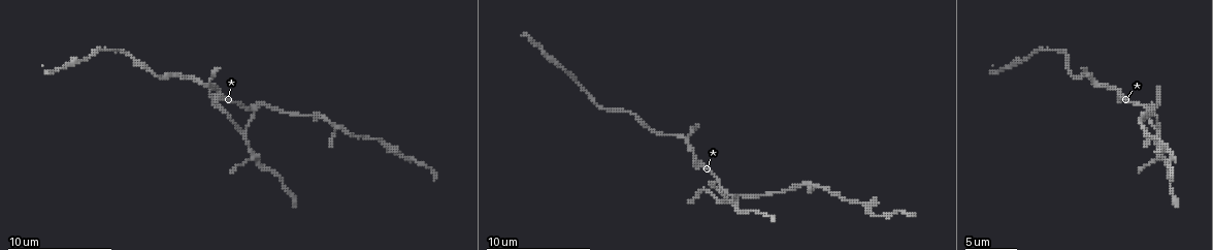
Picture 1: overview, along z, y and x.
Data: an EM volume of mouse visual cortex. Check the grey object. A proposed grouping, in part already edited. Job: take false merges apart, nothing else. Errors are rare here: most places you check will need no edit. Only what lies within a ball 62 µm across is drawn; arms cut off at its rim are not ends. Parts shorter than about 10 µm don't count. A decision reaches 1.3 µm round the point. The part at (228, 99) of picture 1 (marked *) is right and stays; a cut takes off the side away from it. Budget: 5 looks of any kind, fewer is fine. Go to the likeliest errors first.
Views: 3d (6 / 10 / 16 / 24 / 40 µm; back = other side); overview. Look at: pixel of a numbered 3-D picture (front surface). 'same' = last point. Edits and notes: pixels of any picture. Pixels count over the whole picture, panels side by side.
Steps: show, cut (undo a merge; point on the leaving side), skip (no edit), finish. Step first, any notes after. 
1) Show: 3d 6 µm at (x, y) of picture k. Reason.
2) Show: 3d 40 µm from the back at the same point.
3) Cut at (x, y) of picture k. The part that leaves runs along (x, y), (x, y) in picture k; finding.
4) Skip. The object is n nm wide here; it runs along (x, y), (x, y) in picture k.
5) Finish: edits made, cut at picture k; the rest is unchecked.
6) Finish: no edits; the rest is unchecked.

Show: 3d 10 µm at (255, 110) of picture 1. Three arms meet.

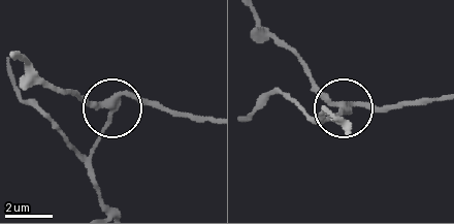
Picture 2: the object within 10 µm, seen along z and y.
Cut at (99, 134) of picture 2. 3 arms meet here; the part that leaves runs along (116, 105), (92, 156), (100, 203) in picture 2; two cells meet here.

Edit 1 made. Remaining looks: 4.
Show: overview. Redraw.

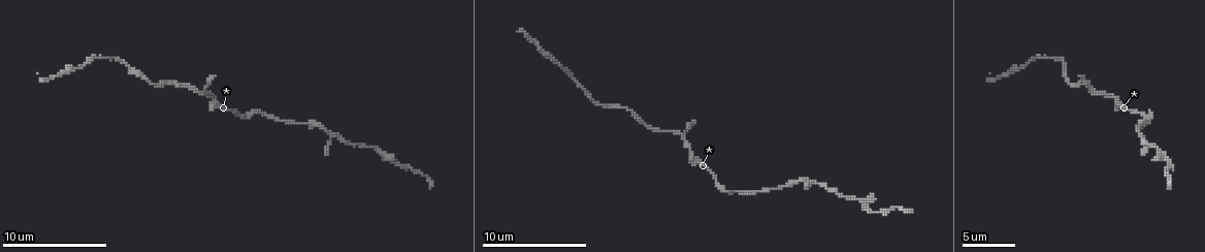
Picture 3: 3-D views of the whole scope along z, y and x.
Show: 3d 6 µm at (325, 128) of picture 3. Thick turns thin.

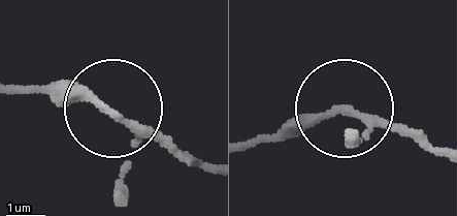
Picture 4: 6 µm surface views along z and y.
Skip. 3 arms meet here; it runs along (14, 89), (55, 89), (124, 116), (189, 164) in picture 4; all the same cell.

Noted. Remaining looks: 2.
Show: 3d 6 µm at (620, 109) of picture 3. Thick turns thin.

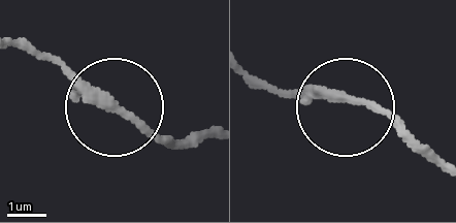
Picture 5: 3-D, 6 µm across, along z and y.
Skip. It runs along (440, 167), (371, 105), (266, 89) in picture 5; continuous, no second cell.

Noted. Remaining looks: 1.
Finish: edits made, cut at picture 2; the rest is unchecked.

